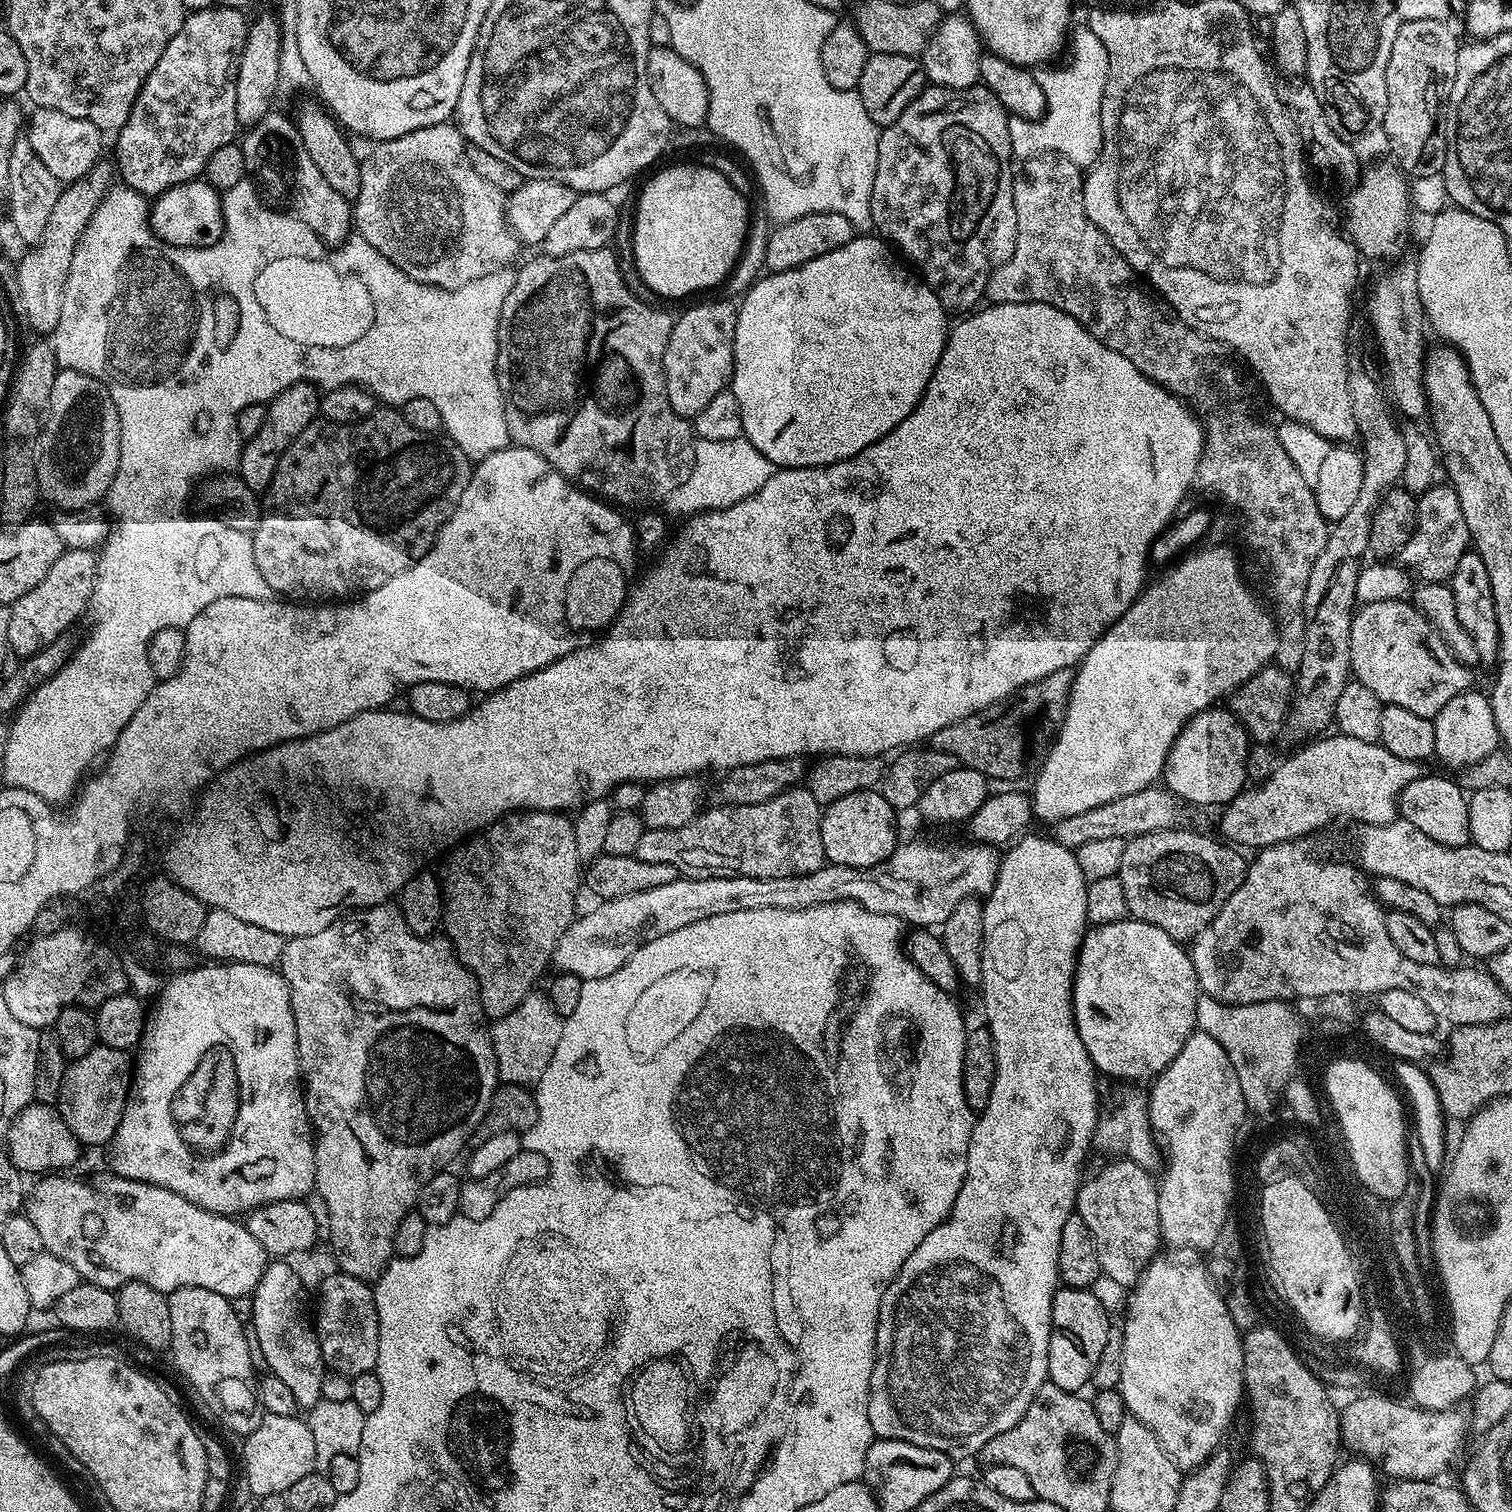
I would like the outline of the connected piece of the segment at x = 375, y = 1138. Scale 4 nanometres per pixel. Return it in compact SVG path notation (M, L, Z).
M385 902L373 908L349 911L318 934L293 936L285 939L278 971L290 990L290 1006L294 1010L296 1053L300 1059L304 1109L314 1129L316 1145L316 1186L329 1208L326 1232L332 1235L332 1252L336 1255L335 1267L359 1280L375 1281L394 1256L394 1234L398 1222L417 1207L420 1192L464 1148L467 1140L475 1137L477 1128L486 1118L490 1102L498 1087L498 1061L492 1045L492 1034L480 1001L480 987L472 972L456 957L451 944L443 935L419 936L406 926L399 907Z

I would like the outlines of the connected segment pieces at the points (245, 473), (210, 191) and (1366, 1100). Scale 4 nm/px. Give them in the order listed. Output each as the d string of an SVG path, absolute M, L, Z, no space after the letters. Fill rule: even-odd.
M291 384L282 394L275 396L267 405L267 416L264 424L255 437L249 439L240 450L240 479L250 486L257 494L267 493L270 482L274 478L274 470L278 470L280 453L287 450L290 442L306 426L310 426L317 419L320 410L321 393L314 384Z
M189 182L179 184L151 201L148 214L148 223L152 225L152 233L159 240L170 246L179 248L209 248L224 236L224 205L218 199L215 188L209 187L206 182Z
M1337 1063L1326 1073L1329 1092L1343 1116L1344 1128L1352 1140L1352 1156L1356 1156L1356 1168L1364 1176L1368 1188L1376 1188L1380 1196L1397 1194L1397 1187L1404 1186L1404 1164L1409 1161L1408 1140L1404 1137L1404 1108L1396 1092L1384 1081L1376 1068L1368 1071L1362 1064Z

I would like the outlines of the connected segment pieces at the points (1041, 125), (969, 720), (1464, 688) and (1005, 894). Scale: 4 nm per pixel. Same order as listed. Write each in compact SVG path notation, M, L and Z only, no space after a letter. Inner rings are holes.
M1075 17L1070 26L1070 48L1072 44L1072 58L1064 67L1050 68L1041 67L1035 78L1042 86L1043 94L1046 97L1047 110L1039 120L1022 119L1012 116L1008 125L1010 126L1010 142L1013 155L1020 160L1036 157L1043 152L1056 152L1060 156L1070 158L1075 165L1086 170L1097 161L1102 146L1102 124L1101 124L1101 102L1102 94L1105 93L1106 78L1109 77L1109 66L1111 57L1106 53L1106 46L1103 38L1096 32L1090 30L1085 17Z
M1063 668L1038 682L1027 684L998 704L983 708L958 722L950 722L950 726L942 726L942 730L932 735L930 746L934 750L942 750L942 754L953 756L957 765L978 770L978 774L987 776L989 780L1023 777L1024 759L1028 756L1028 724L1041 720L1049 734L1059 729L1068 709L1072 677L1073 673Z
M1387 600L1365 604L1353 615L1350 626L1350 666L1351 675L1362 686L1378 694L1383 704L1403 706L1414 714L1422 714L1435 718L1438 710L1450 702L1458 694L1469 691L1473 687L1472 672L1464 668L1457 653L1446 643L1445 637L1434 627L1431 620L1426 619L1415 603L1403 600Z
M1029 834L1021 835L1019 839L1015 841L1015 844L1017 843L1016 848L1009 847L1007 849L1007 851L1009 850L1008 856L1006 852L1006 855L1000 861L1000 872L996 876L996 881L994 882L991 893L987 899L983 901L984 959L982 960L982 989L984 988L984 1016L988 1019L984 1020L986 1021L986 1027L991 1032L992 1051L996 1059L996 1078L993 1082L992 1094L985 1102L985 1106L979 1113L978 1119L972 1125L972 1137L968 1143L966 1178L964 1179L962 1190L958 1192L958 1198L954 1202L952 1213L950 1213L938 1227L934 1230L930 1230L930 1234L926 1234L926 1238L922 1238L922 1242L918 1242L914 1254L910 1254L910 1258L906 1258L900 1275L888 1285L888 1289L884 1295L884 1301L880 1307L880 1321L878 1322L878 1330L876 1331L876 1361L874 1362L874 1370L870 1378L870 1394L868 1395L868 1413L870 1414L870 1426L872 1427L873 1437L881 1440L908 1440L911 1444L925 1444L930 1450L946 1452L956 1458L959 1458L959 1456L975 1457L983 1444L990 1442L990 1438L994 1438L998 1434L1010 1430L1010 1426L1014 1426L1023 1418L1026 1414L1026 1410L1030 1406L1030 1402L1036 1396L1036 1391L1048 1380L1048 1343L1050 1342L1050 1334L1052 1333L1052 1303L1054 1302L1054 1294L1060 1284L1058 1242L1062 1242L1062 1226L1066 1223L1066 1218L1070 1218L1074 1214L1076 1195L1080 1189L1082 1177L1085 1175L1084 1159L1087 1158L1088 1151L1090 1153L1093 1151L1096 1122L1102 1115L1101 1109L1096 1109L1096 1079L1098 1079L1098 1073L1092 1064L1090 1054L1086 1054L1086 1046L1082 1046L1082 1038L1076 1029L1076 1019L1074 1018L1074 1010L1072 1009L1072 980L1076 977L1076 957L1080 954L1080 944L1084 941L1085 931L1089 927L1089 922L1086 918L1086 890L1088 889L1088 881L1084 879L1082 870L1078 870L1078 866L1074 863L1073 849L1062 846L1051 835L1028 835Z

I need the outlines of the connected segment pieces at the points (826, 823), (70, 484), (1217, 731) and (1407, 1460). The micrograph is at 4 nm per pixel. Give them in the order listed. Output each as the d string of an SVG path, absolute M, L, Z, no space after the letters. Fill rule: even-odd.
M878 790L855 792L846 794L846 798L838 798L838 802L827 805L820 814L825 861L855 868L873 868L886 862L886 858L894 854L898 843L896 816L897 809L892 808Z
M57 371L36 458L43 499L60 510L95 505L107 497L119 461L120 419L106 386L88 372Z
M1213 706L1200 712L1180 729L1178 738L1172 743L1164 763L1163 787L1185 805L1229 804L1249 783L1248 744L1247 730L1227 707Z
M1363 1394L1340 1412L1340 1439L1343 1447L1349 1453L1369 1462L1380 1460L1379 1467L1393 1481L1398 1480L1436 1480L1456 1459L1464 1448L1464 1435L1470 1432L1470 1420L1467 1415L1460 1413L1459 1407L1447 1408L1444 1412L1435 1412L1429 1408L1417 1408L1408 1402L1390 1397L1372 1397Z

